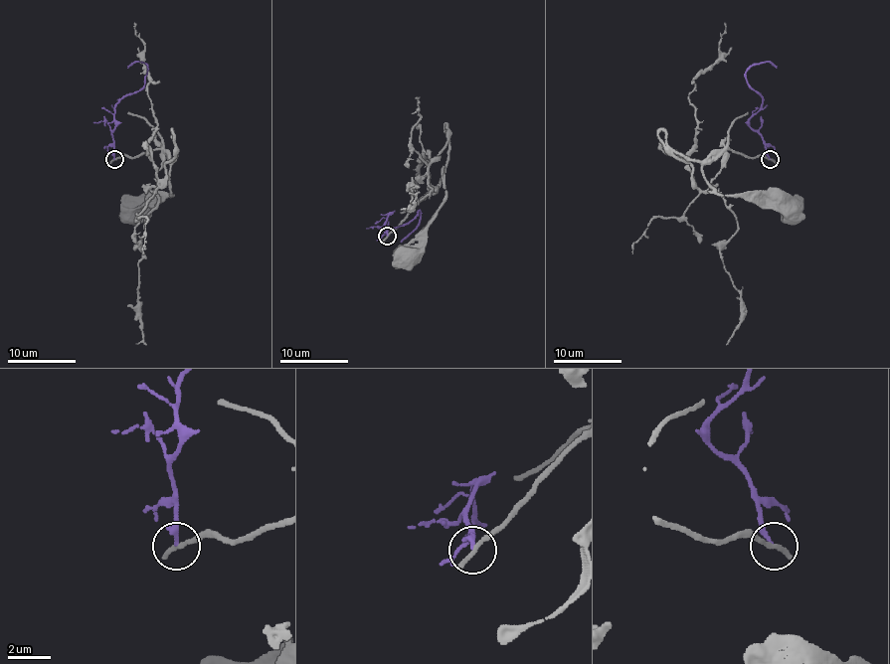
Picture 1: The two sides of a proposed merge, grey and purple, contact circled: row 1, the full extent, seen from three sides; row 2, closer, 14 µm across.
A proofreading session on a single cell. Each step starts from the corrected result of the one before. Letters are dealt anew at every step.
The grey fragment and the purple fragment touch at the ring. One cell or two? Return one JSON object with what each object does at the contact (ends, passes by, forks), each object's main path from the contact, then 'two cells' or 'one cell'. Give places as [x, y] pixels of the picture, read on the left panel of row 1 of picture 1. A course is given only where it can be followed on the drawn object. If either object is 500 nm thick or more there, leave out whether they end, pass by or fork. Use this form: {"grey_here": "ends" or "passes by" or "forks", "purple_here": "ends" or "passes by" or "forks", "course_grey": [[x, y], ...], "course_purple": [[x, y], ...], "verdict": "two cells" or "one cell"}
{"grey_here": "ends", "purple_here": "ends", "course_grey": [[115, 158], [161, 150], [169, 162], [173, 196], [135, 205], [130, 213]], "course_purple": [[113, 158], [115, 105], [135, 93], [147, 74], [147, 67], [140, 62], [127, 68]], "verdict": "two cells"}

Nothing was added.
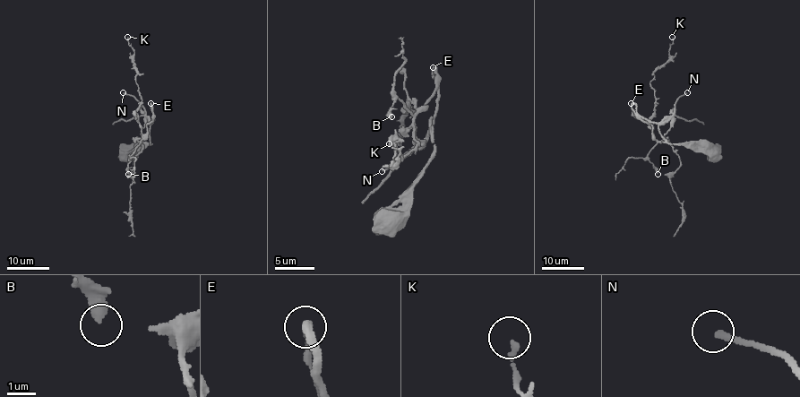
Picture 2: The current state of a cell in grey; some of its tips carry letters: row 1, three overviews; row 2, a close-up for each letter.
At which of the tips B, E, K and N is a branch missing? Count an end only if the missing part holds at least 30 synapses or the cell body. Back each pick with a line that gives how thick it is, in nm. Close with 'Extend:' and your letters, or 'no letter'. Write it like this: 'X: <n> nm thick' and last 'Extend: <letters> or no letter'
N: 200 nm thick
Extend: N

